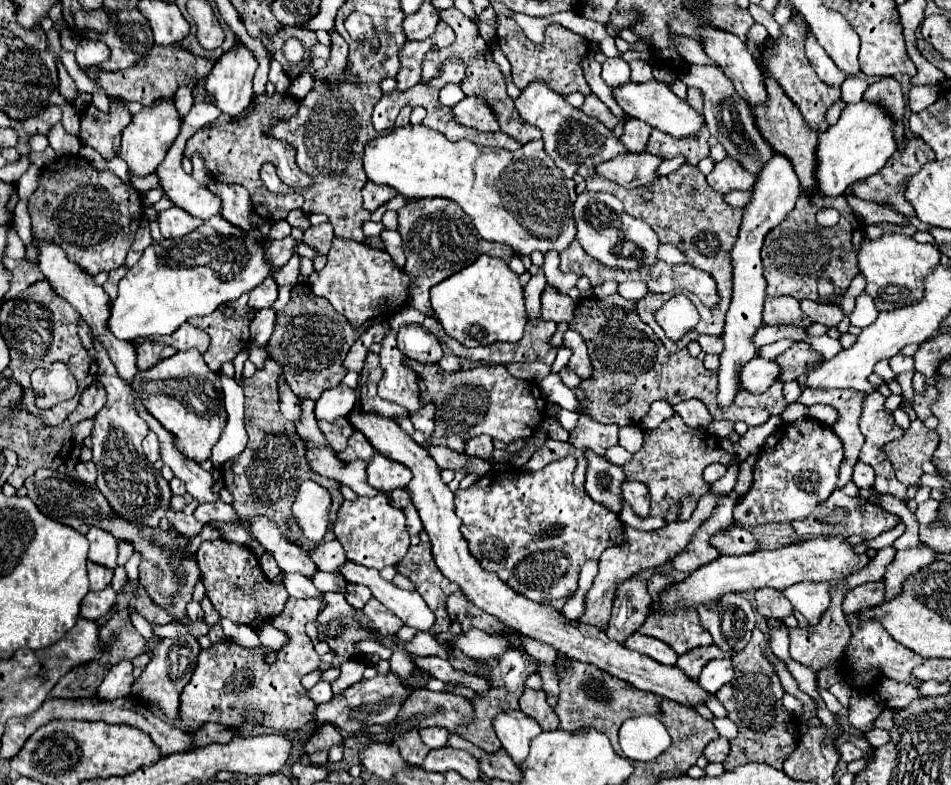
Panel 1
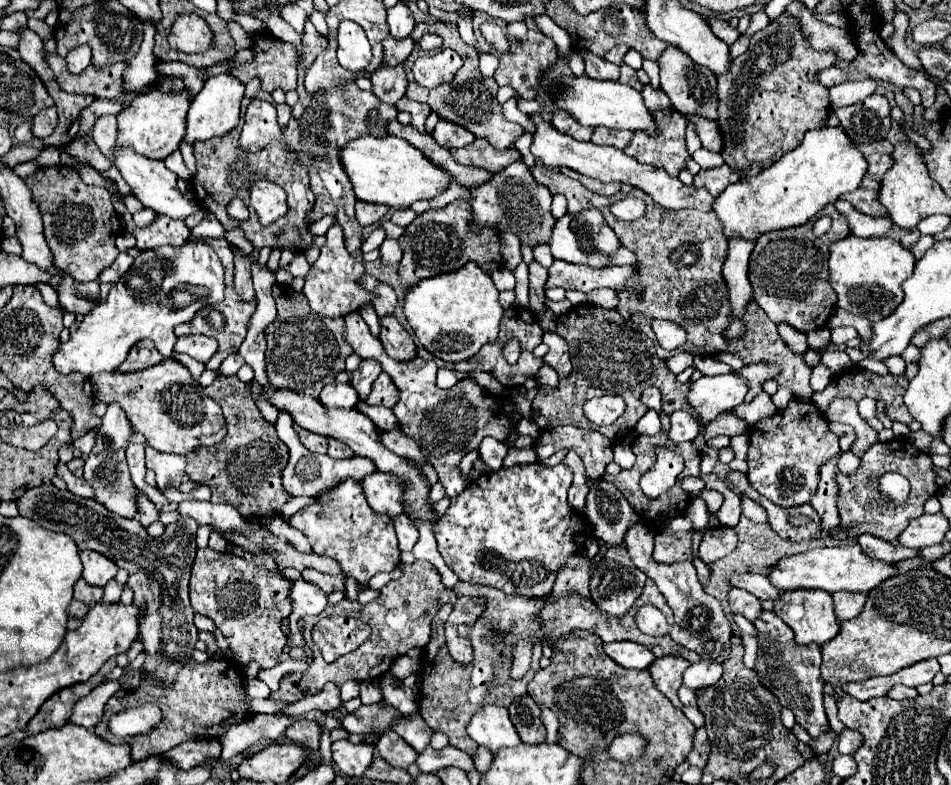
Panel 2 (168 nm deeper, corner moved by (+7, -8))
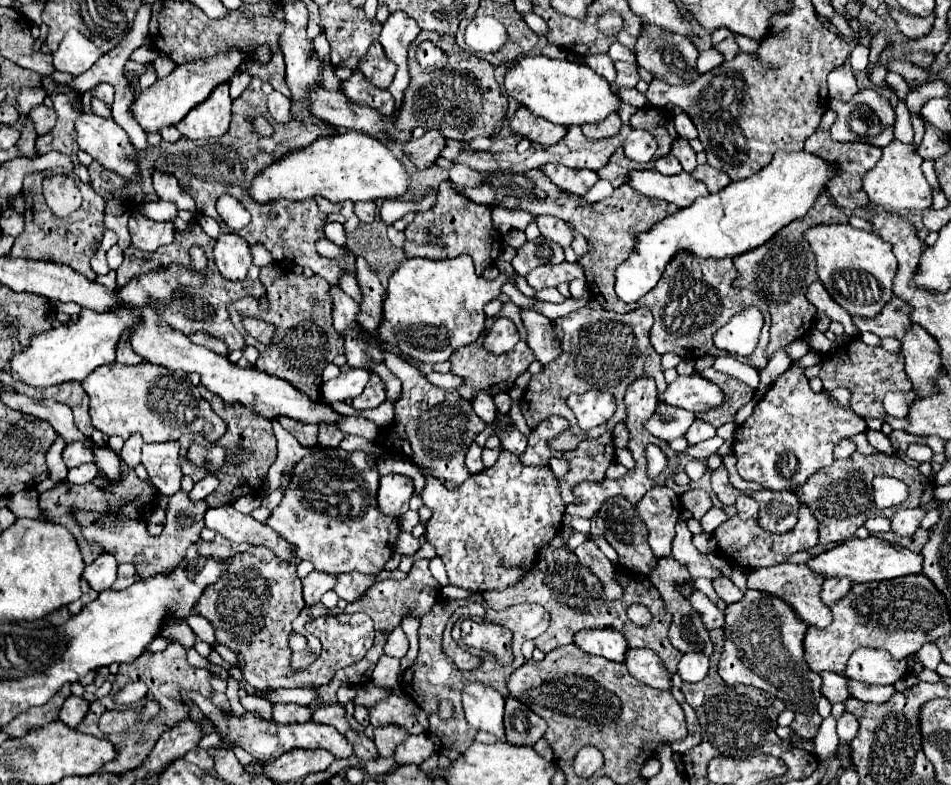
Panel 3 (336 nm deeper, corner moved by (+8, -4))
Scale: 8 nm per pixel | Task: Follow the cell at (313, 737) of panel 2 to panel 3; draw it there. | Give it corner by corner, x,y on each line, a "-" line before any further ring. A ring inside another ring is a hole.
273,704
273,720
279,720
279,724
307,722
311,720
311,708
299,704

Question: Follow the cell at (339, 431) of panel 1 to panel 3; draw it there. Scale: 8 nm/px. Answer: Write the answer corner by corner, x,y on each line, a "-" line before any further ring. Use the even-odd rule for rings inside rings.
279,416
279,424
289,434
293,434
301,446
307,446
307,448
317,446
317,426
315,424
301,424
301,422
287,418
287,416

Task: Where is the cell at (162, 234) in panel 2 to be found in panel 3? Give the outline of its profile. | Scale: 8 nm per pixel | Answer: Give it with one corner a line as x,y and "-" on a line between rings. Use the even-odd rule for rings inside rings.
141,214
129,218
131,244
143,252
155,252
159,246
171,244
175,238
175,228
171,222
155,222

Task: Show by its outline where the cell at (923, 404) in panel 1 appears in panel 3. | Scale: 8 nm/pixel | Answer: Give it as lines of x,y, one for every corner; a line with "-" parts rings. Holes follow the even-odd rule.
859,338
845,342
837,350
829,350
827,354
821,354
821,372
819,378
823,380
825,390
835,390
835,388
847,388
851,392
849,406
851,410
861,416
861,418
881,418
885,414
883,410
883,396
889,390
901,390
907,392
913,388
911,380
905,374
903,368
903,356
897,352
885,352
883,348
873,348
863,344

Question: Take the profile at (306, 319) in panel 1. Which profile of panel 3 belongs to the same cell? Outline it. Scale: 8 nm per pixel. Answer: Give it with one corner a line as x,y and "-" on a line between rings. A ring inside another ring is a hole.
267,264
261,268
261,282
267,288
267,302
269,308
267,310
259,309
259,300
255,298
241,298
237,302
231,302
229,308
229,316
231,322
235,324
235,328
243,334
245,344
247,346
255,346
259,350
259,360
255,364
257,370
267,370
267,360
263,354
269,354
273,350
273,354
279,354
283,358
275,360
271,364
271,374
287,380
291,386
295,386
299,392
303,392
305,396
311,398
311,402
319,400
319,388
321,388
321,372
327,364
333,362
333,358
337,354
343,354
343,336
339,332
335,332
333,322
331,322
331,300
327,296
327,280
319,278
319,276
297,276
291,270
283,268
281,264
-
243,316
263,316
263,320
271,320
271,324
277,326
277,334
271,346
263,346
257,344
257,340
251,340
251,336
247,336
241,320

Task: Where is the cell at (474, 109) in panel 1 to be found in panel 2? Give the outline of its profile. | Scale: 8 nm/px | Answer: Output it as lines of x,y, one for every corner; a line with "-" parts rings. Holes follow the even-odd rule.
440,120
432,132
432,138
444,148
462,148
476,140
472,132
468,132
460,124
452,124
450,120

